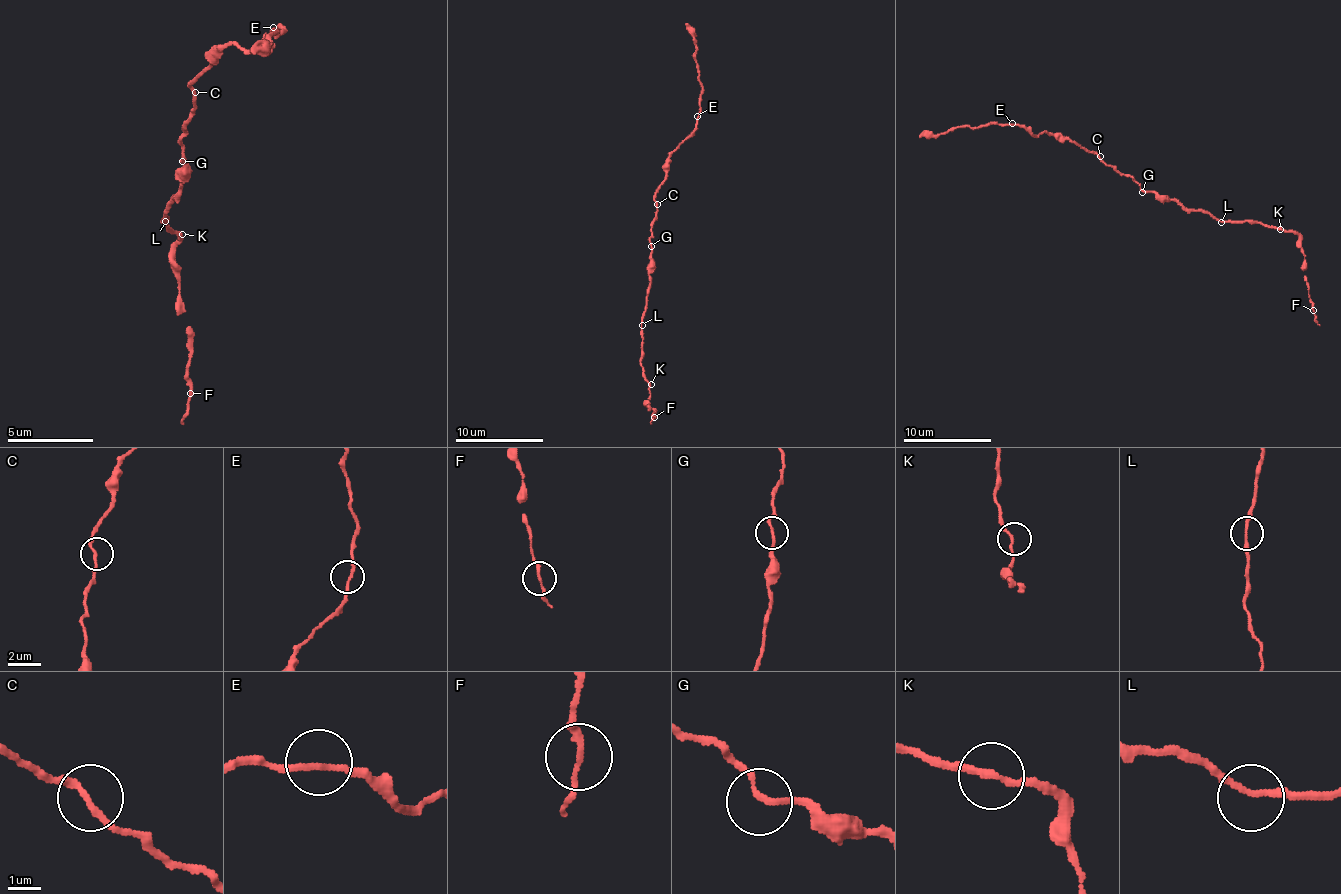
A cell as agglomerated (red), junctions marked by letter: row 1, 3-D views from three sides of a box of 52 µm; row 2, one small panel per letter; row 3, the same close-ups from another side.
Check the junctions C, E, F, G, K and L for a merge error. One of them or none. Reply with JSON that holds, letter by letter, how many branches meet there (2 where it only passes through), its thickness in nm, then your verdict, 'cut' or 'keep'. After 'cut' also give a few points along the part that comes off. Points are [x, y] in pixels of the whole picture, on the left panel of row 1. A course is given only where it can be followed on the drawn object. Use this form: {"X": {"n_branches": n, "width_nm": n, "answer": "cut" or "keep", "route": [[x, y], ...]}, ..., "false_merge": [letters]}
{"C": {"n_branches": 2, "width_nm": 190, "answer": "keep"}, "E": {"n_branches": 2, "width_nm": 180, "answer": "keep"}, "F": {"n_branches": 2, "width_nm": 180, "answer": "keep"}, "G": {"n_branches": 2, "width_nm": 170, "answer": "keep"}, "K": {"n_branches": 2, "width_nm": 180, "answer": "keep"}, "L": {"n_branches": 2, "width_nm": 180, "answer": "keep"}, "false_merge": []}

